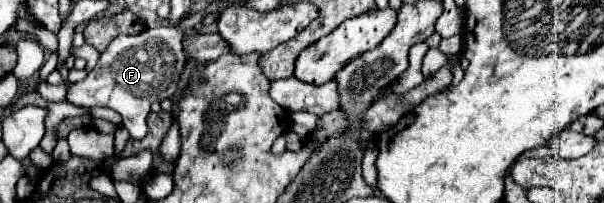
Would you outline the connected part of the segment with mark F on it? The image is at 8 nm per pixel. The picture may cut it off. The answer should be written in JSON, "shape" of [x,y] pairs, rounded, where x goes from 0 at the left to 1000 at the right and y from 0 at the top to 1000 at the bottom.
{"shape":[[[283,128],[240,138],[224,177],[194,177],[167,266],[164,315],[127,414],[111,414],[111,502],[124,522],[177,522],[204,571],[204,621],[220,690],[237,690],[243,650],[243,571],[257,493],[283,483],[296,443],[296,374],[310,276],[300,217],[303,158]]]}

